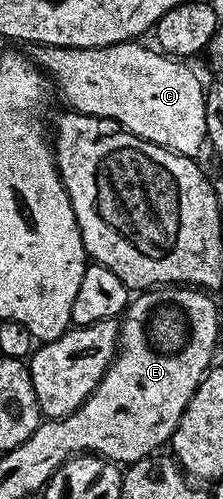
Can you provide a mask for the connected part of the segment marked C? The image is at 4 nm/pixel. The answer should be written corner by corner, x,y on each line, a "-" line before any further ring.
140,42
115,44
114,46
102,46
101,48
46,48
40,46
35,49
36,56
34,55
34,60
46,73
49,81
54,85
55,91
59,95
60,92
64,95
64,100
68,103
67,107
69,109
75,110
82,115
98,116
101,120
111,122
113,125
119,126
123,131
132,133
138,139
148,140
150,143
156,143
160,147
169,148
180,156
187,156
189,158
199,157
199,152
202,150
205,151
206,148
205,81
202,82
196,77
195,70
188,65
191,63
181,62
179,59
173,58
157,50
155,47
152,48
143,48

